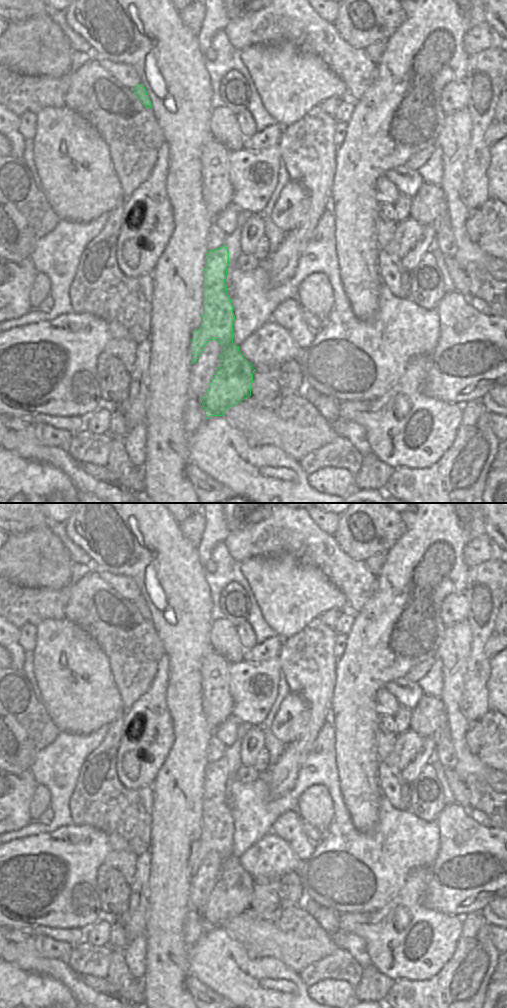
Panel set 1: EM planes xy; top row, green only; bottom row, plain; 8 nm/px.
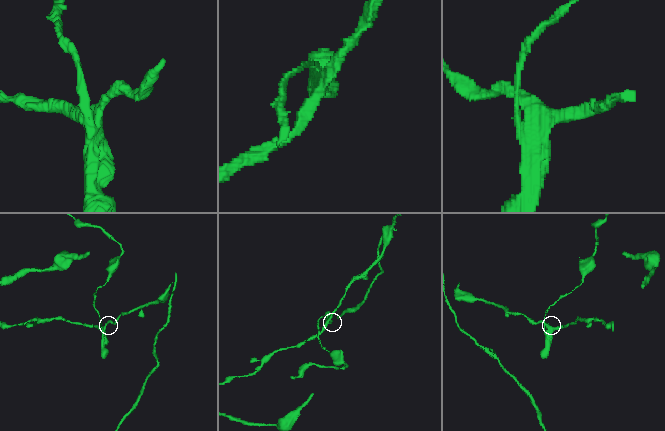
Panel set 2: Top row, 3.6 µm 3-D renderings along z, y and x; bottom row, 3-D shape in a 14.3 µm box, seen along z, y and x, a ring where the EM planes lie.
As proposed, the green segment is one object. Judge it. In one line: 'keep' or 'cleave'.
cleave

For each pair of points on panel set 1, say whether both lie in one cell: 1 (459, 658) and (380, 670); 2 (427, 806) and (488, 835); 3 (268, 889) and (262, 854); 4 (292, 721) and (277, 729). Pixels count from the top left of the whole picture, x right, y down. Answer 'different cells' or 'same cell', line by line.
1: different cells
2: different cells
3: different cells
4: same cell

